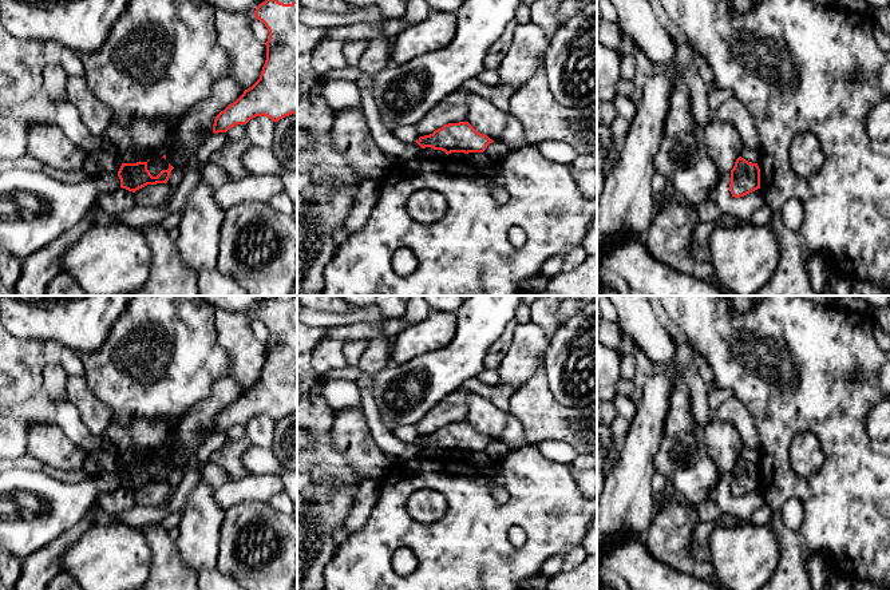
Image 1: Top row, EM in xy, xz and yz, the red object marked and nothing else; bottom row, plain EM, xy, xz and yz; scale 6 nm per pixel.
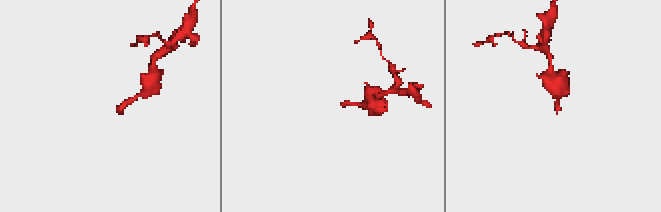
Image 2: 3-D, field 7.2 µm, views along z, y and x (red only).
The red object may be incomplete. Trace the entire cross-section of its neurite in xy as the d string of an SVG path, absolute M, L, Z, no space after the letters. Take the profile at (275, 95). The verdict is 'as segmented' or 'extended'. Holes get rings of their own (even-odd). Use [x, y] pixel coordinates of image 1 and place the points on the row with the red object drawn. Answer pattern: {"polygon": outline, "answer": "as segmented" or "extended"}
{"polygon": "M265 0L254 16L269 31L265 64L260 79L215 116L214 134L256 116L278 122L297 112L297 1Z", "answer": "as segmented"}

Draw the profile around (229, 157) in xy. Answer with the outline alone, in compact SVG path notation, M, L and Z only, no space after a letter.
M242 138L240 140L225 143L219 150L210 155L209 162L218 165L230 178L230 182L241 181L250 175L242 162L244 154L252 147L252 143Z

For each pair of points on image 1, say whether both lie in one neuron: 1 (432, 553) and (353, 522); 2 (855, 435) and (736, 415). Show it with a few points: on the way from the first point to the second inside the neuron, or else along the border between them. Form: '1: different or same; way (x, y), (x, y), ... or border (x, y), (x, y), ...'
1: different; border (378, 497), (366, 523), (349, 538)
2: different; border (734, 395), (751, 414), (760, 448)

